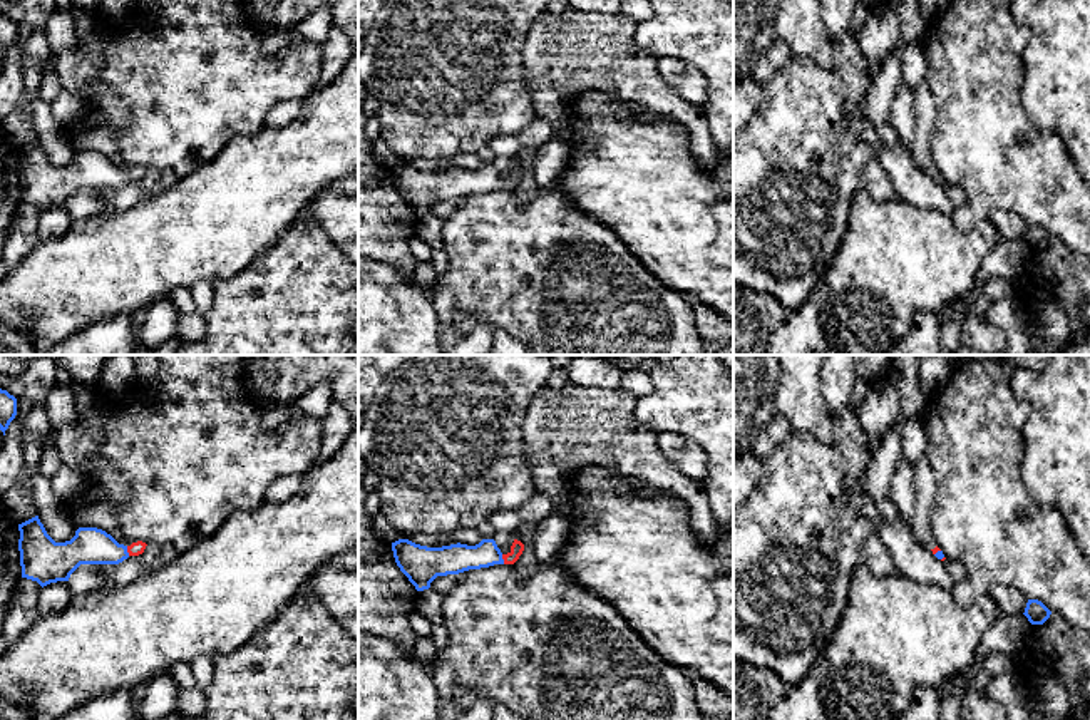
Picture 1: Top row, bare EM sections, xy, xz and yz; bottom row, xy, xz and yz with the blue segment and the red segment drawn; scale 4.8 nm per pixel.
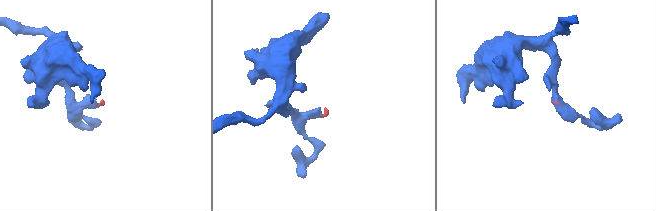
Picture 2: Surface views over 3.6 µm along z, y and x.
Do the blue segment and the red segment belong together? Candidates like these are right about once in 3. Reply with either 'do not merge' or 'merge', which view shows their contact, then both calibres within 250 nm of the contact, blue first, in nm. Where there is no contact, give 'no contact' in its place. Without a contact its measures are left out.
merge | xy | 180/70 nm

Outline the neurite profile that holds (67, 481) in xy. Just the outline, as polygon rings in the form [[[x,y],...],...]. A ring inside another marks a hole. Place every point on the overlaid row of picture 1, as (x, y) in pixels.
[[[62,464],[59,472],[50,479],[52,492],[67,506],[72,497],[84,487],[85,476],[69,464]]]

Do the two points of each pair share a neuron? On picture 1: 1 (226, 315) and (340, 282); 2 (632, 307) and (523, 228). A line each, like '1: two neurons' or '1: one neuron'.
1: one neuron
2: one neuron

